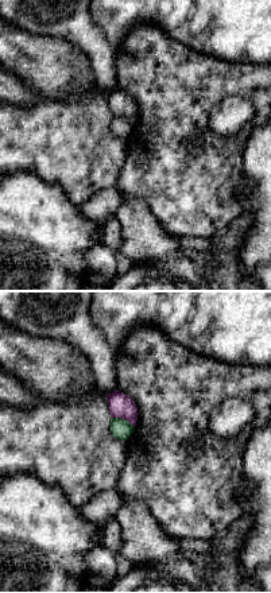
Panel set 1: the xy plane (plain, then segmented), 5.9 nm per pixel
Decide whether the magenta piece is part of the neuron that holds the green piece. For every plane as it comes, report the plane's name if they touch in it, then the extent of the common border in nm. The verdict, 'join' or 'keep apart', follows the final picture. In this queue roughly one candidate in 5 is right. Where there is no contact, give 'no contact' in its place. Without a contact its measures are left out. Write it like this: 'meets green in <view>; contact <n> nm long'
meets green in xy; contact 150 nm long

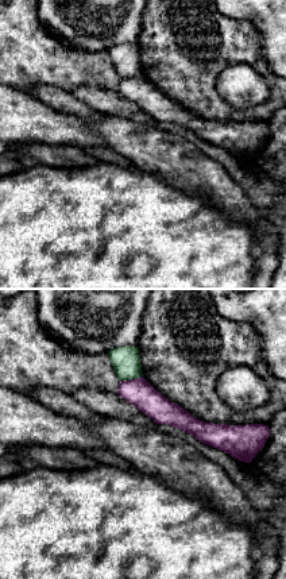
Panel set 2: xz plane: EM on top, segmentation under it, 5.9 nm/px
meets green in xz; contact 140 nm long

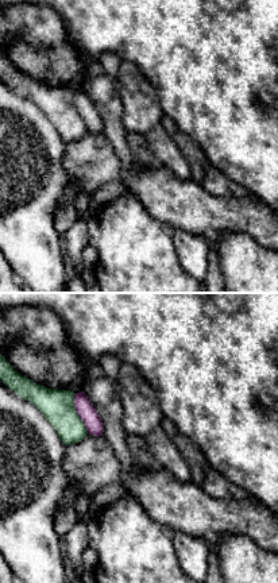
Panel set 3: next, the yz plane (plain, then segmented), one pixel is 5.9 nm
meets green in yz; contact 240 nm long

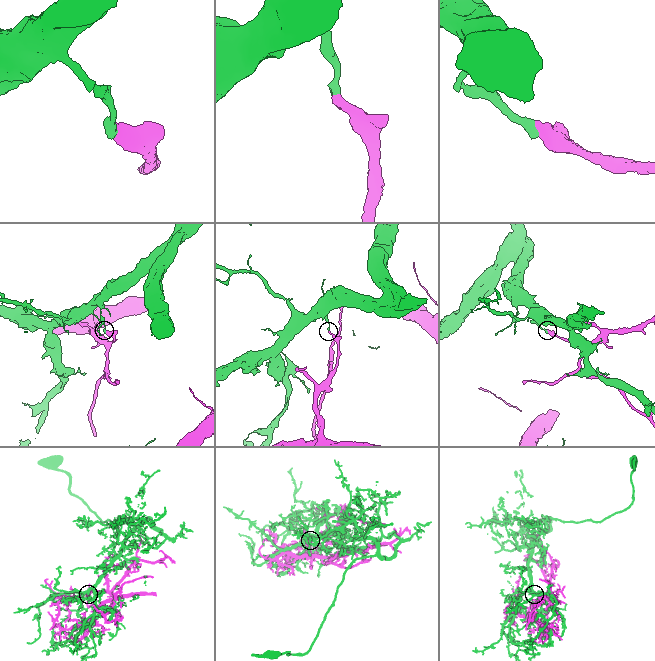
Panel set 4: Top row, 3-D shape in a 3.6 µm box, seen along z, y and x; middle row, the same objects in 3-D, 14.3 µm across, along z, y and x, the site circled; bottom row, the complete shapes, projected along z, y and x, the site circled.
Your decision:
keep apart

